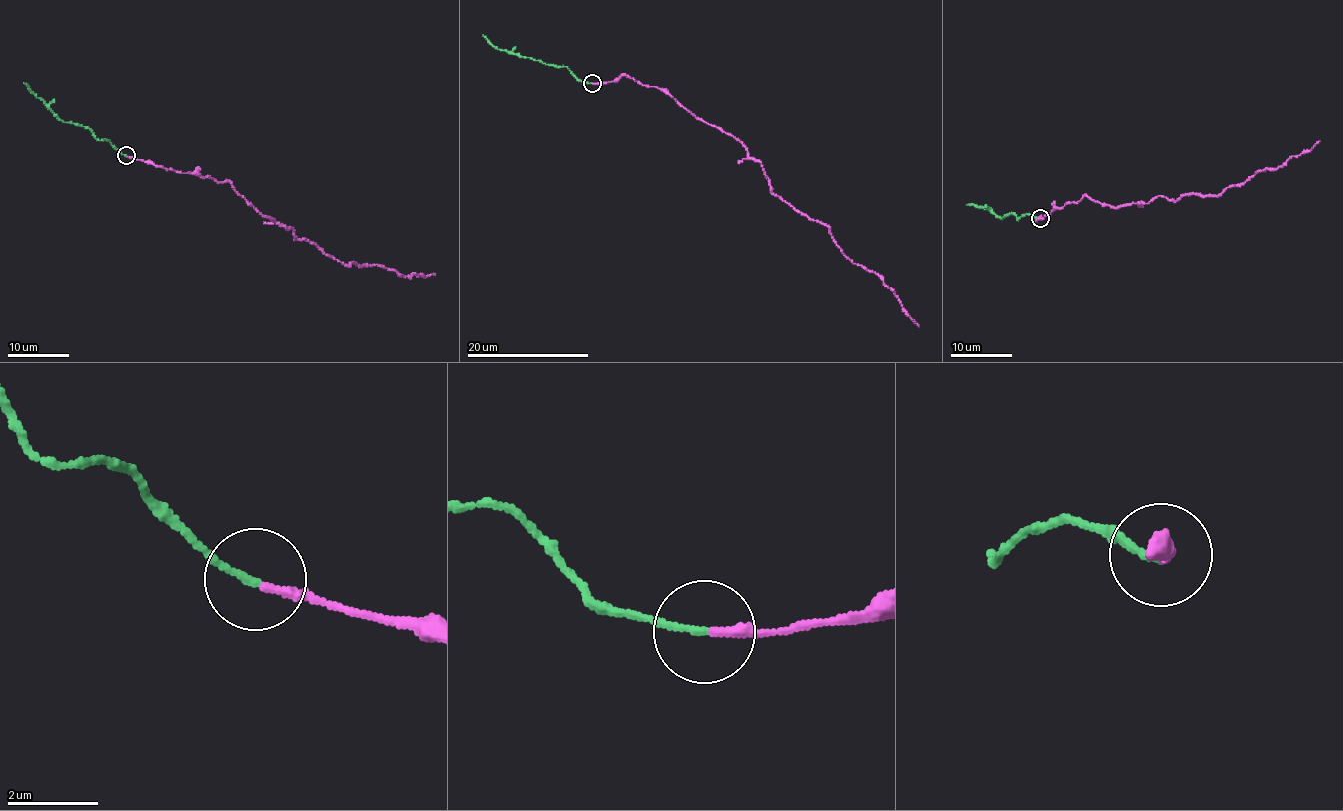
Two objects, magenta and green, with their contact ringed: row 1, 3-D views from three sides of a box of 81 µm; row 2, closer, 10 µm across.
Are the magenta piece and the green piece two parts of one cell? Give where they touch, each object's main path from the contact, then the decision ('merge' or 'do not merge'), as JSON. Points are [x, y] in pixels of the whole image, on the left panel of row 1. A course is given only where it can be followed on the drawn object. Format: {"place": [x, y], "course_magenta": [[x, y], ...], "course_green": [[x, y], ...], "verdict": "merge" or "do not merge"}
{"place": [126, 155], "course_magenta": [[126, 156], [229, 181], [262, 214], [348, 265], [373, 264], [408, 277], [435, 274]], "course_green": [[126, 155], [118, 153], [108, 140], [94, 136], [88, 128], [58, 120], [23, 83]], "verdict": "do not merge"}

